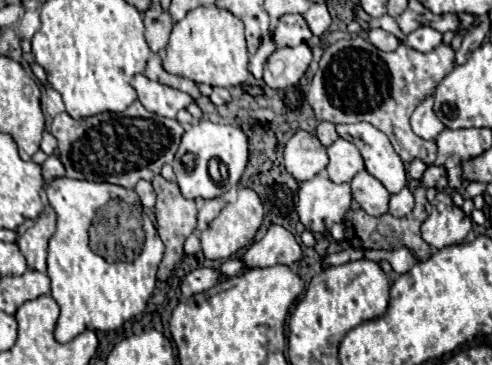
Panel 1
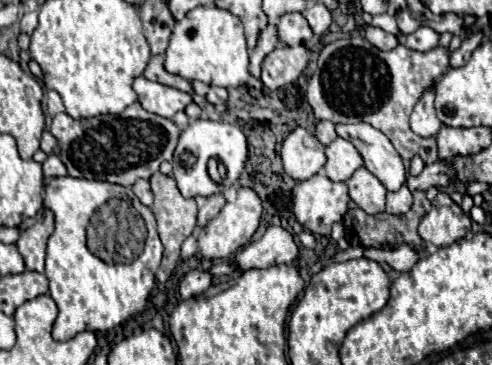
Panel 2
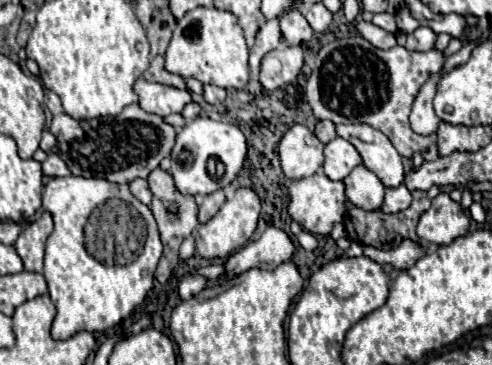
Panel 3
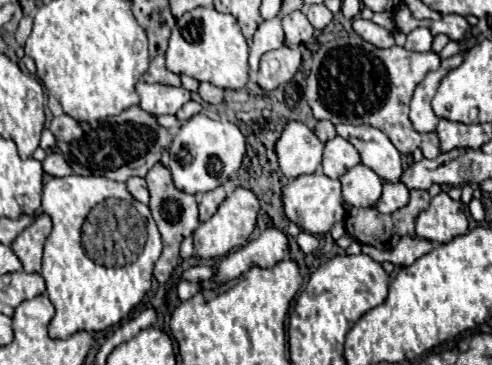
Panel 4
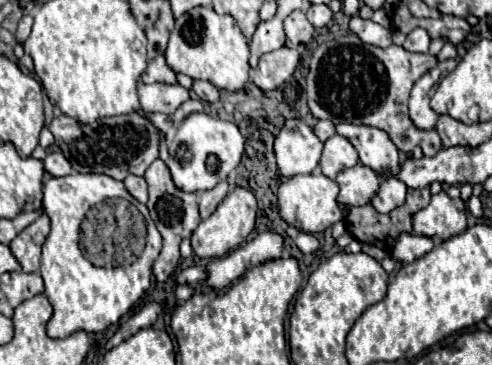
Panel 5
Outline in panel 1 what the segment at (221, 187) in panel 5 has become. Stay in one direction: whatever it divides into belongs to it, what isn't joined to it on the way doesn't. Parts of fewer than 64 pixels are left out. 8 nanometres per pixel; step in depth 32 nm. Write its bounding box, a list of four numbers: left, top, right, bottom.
[198,198,224,232]

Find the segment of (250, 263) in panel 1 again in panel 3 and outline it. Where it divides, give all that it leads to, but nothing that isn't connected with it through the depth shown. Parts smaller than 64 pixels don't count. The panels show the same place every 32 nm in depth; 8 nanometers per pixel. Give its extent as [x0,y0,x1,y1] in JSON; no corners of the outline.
[224,226,296,274]

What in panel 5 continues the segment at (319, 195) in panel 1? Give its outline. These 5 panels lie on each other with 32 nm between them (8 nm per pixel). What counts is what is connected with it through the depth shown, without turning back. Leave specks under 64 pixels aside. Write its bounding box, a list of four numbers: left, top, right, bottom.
[278,172,344,234]

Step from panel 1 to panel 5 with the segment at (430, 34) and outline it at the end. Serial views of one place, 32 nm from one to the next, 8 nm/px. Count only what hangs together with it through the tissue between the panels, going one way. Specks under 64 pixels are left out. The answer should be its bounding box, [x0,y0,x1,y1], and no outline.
[404,28,432,52]

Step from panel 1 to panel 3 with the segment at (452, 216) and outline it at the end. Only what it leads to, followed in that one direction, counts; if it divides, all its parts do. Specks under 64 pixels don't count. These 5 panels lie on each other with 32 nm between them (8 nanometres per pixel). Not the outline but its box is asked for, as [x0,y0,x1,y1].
[418,192,470,246]

